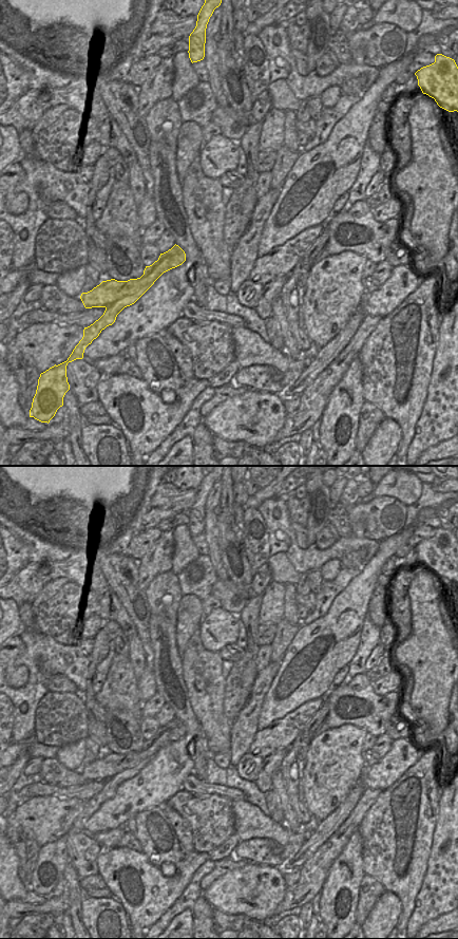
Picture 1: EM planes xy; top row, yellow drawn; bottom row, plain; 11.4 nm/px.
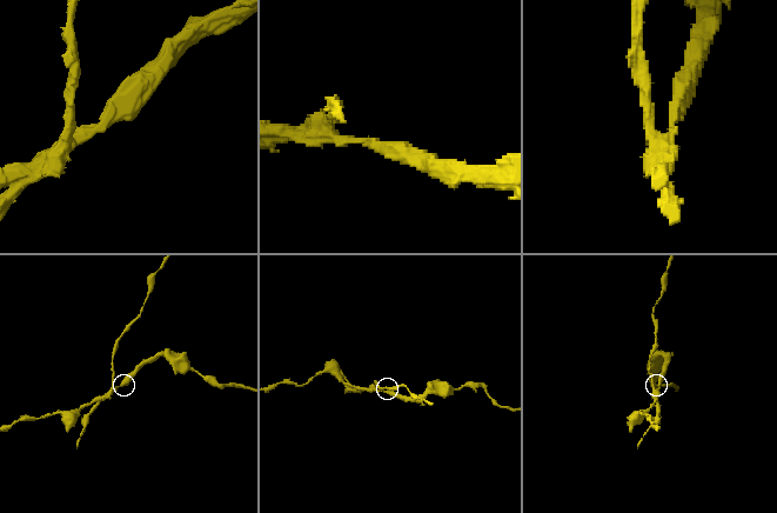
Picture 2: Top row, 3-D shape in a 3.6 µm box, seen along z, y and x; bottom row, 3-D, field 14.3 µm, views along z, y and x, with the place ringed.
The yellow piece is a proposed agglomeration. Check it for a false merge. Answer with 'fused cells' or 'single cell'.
fused cells

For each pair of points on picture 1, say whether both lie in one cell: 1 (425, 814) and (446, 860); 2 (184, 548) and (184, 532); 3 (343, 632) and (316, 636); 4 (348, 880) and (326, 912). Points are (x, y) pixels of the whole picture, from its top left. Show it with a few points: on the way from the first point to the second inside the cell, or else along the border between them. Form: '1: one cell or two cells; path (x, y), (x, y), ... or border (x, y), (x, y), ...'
1: two cells; border (438, 807), (438, 818), (428, 856)
2: one cell; path (184, 544), (184, 537)
3: one cell; path (337, 633), (322, 635)
4: one cell; path (341, 887), (336, 893), (332, 904)

